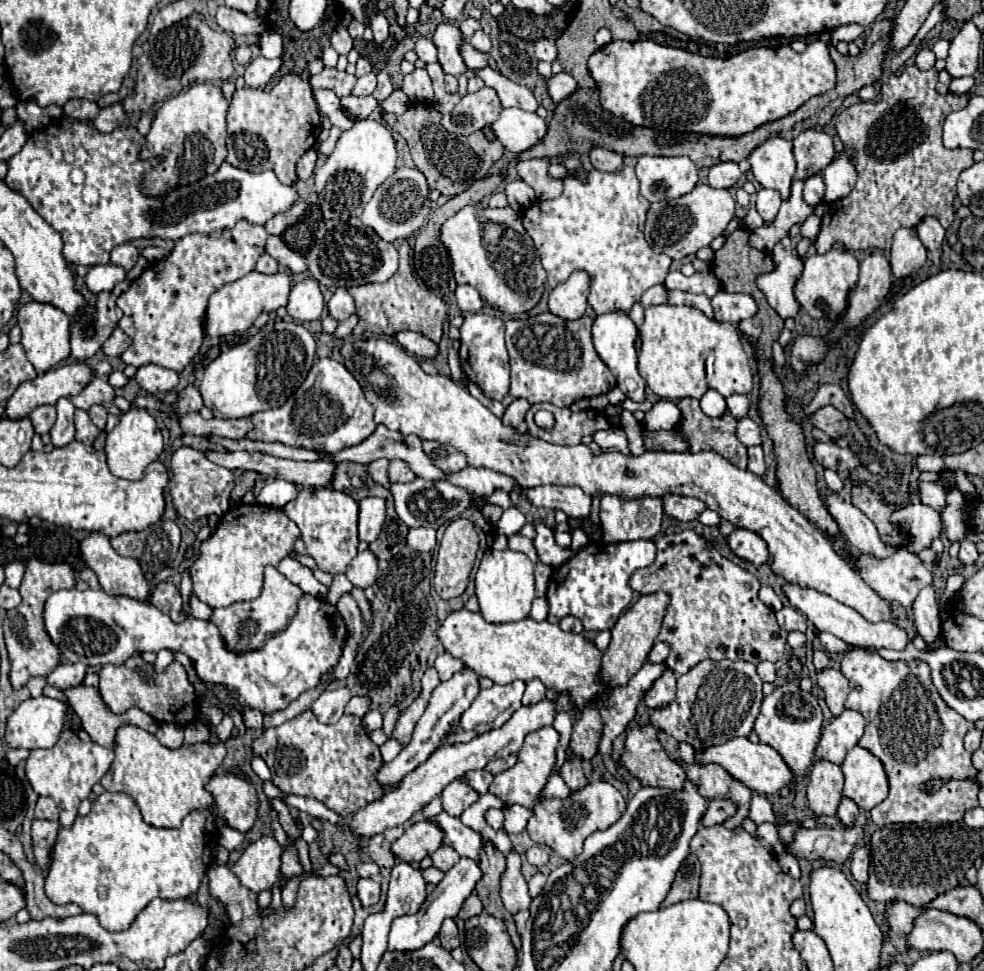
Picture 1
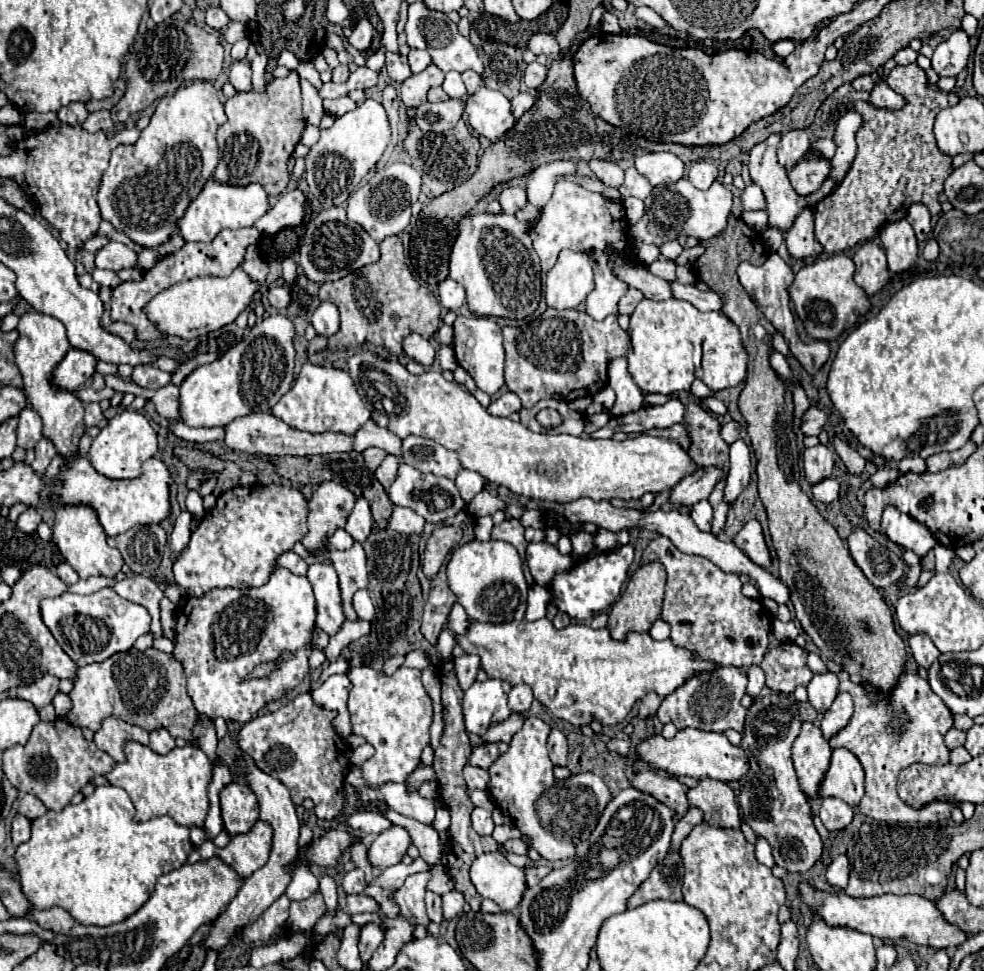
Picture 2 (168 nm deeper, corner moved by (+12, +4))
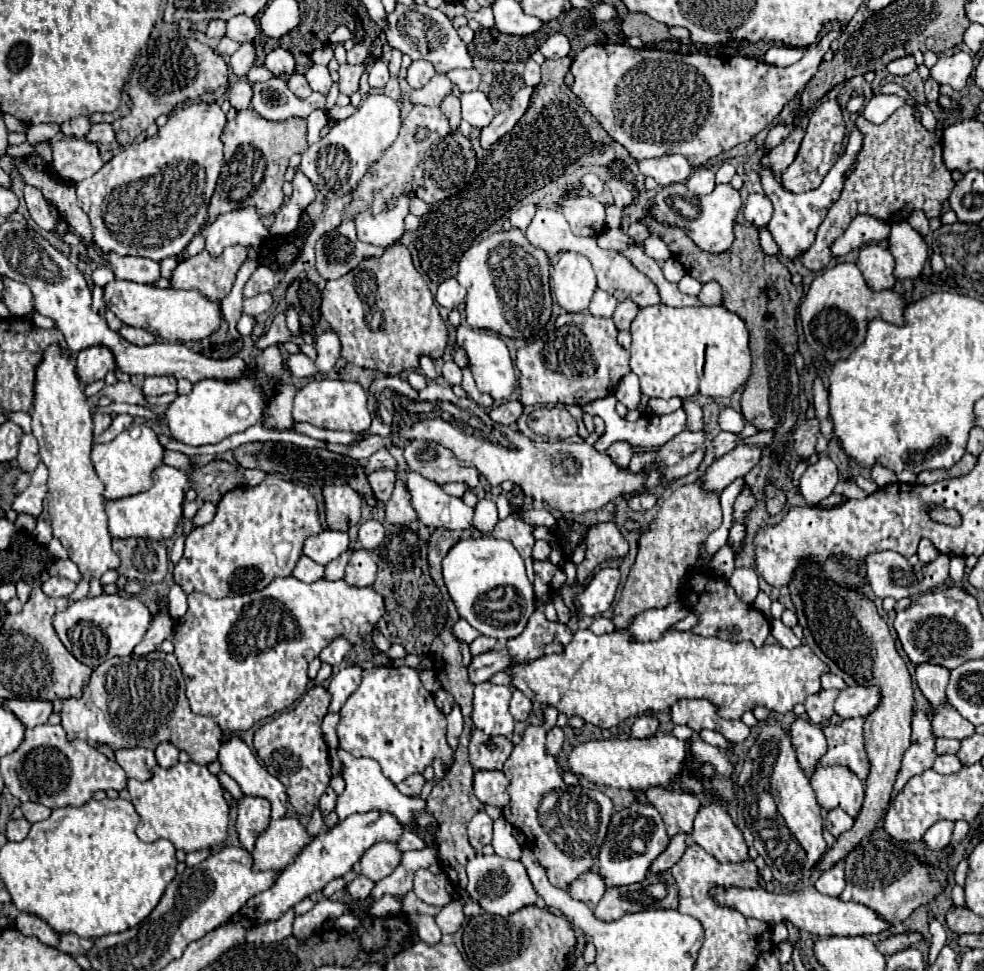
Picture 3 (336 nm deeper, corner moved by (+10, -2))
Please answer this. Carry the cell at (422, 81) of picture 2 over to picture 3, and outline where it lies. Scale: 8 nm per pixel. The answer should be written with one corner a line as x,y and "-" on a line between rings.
436,74
426,86
422,86
418,90
412,90
412,94
410,94
408,100
414,106
416,104
438,106
442,102
442,98
450,94
450,88
452,88
452,82
448,82
448,76
446,74

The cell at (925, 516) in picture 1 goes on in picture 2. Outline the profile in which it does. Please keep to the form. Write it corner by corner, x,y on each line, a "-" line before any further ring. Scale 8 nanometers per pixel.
886,508
882,514
882,528
888,540
904,550
912,550
918,556
926,556
936,546
934,536
930,536
930,530
924,524
910,520
910,516
898,512
896,508

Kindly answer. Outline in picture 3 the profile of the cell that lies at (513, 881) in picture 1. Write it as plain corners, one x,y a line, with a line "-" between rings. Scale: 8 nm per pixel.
478,854
476,858
472,858
468,862
468,892
470,892
472,900
484,908
484,912
498,914
504,918
524,906
536,904
536,900
538,900
538,894
532,888
532,882
528,880
524,866
516,860
506,860
496,854
492,854
492,856

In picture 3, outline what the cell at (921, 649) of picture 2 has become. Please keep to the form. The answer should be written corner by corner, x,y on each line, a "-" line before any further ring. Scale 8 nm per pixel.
922,662
920,666
916,666
916,682
922,694
930,700
932,708
938,708
940,704
946,702
944,688
948,684
948,678
950,672
944,666
934,666
930,662

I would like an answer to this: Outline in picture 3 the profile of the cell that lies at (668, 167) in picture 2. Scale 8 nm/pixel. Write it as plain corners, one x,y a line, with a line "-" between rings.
668,154
660,158
650,158
638,162
640,172
644,176
654,178
660,186
670,186
676,182
684,182
692,174
692,166
684,156
678,154

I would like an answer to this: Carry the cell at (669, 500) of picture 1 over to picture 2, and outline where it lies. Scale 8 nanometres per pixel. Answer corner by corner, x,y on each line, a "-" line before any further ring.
702,466
698,470
694,470
692,474
684,476
672,490
670,500
674,504
692,508
694,504
698,504
700,500
706,500
710,496
710,492
714,490
714,486
726,476
726,472
718,466

